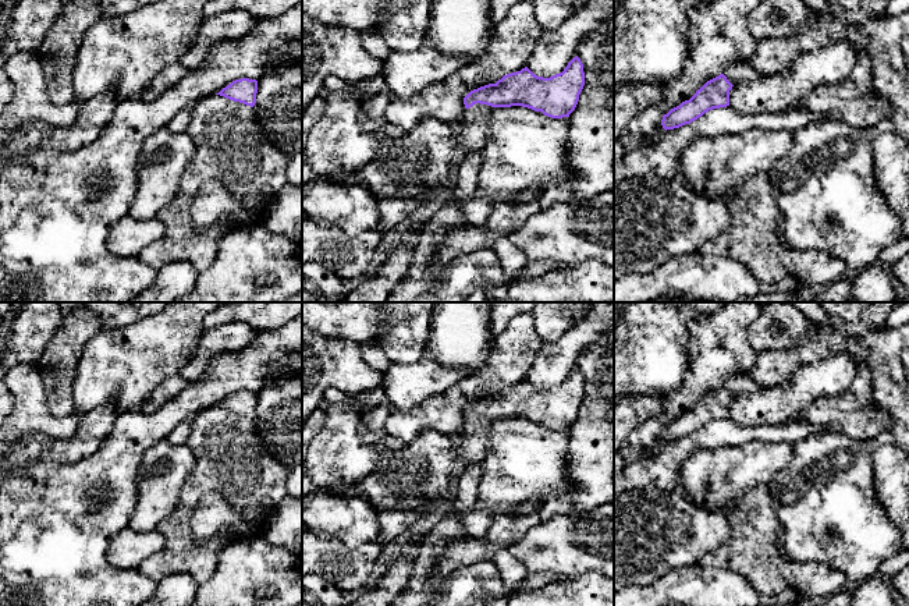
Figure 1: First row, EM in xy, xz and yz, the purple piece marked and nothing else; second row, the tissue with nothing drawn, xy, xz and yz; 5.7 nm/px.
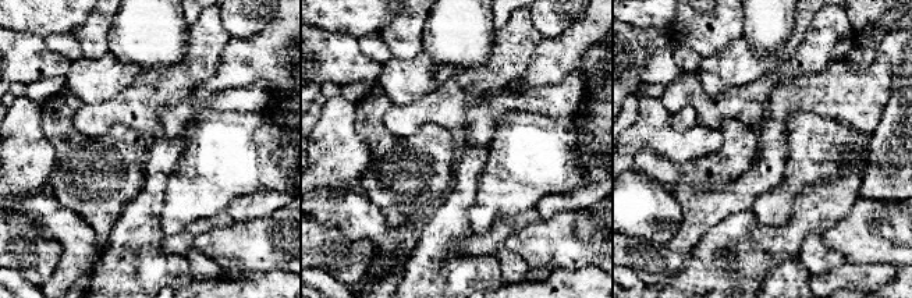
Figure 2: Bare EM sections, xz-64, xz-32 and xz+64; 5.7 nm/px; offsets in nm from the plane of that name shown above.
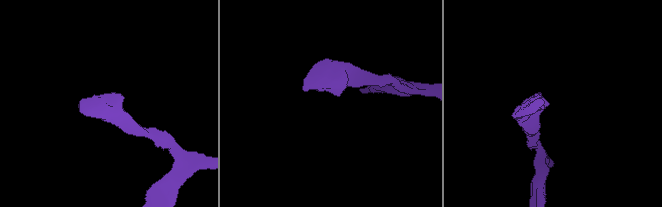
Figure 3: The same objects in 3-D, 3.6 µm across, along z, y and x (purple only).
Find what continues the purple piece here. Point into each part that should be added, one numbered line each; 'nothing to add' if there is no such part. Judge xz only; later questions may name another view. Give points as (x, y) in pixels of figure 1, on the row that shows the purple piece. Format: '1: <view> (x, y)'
1: xz (352, 258)

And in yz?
1: yz (737, 73)

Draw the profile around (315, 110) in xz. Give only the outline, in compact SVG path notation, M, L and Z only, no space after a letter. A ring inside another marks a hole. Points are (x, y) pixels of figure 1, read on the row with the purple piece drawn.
M316 96L306 110L302 113L302 167L306 160L306 146L309 142L309 134L315 123L324 114L326 98Z

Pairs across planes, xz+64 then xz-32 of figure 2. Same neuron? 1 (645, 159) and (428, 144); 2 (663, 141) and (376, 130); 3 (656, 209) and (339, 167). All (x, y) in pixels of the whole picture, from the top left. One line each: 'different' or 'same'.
1: same
2: different
3: different

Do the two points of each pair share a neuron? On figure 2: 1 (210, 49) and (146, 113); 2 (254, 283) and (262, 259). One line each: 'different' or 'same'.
1: same
2: different

